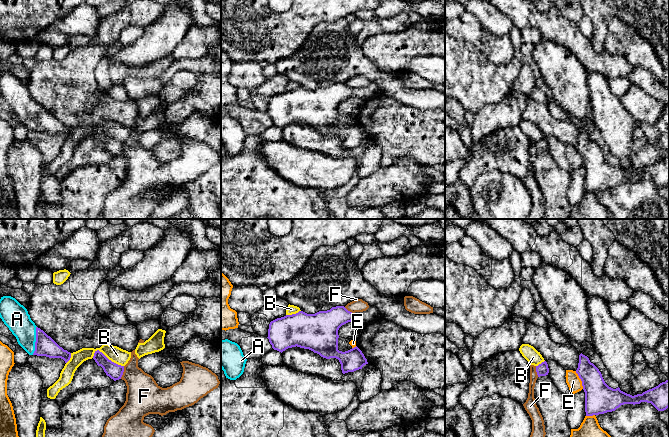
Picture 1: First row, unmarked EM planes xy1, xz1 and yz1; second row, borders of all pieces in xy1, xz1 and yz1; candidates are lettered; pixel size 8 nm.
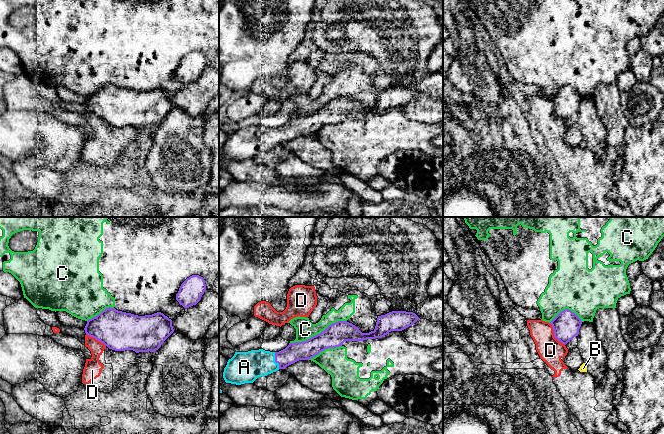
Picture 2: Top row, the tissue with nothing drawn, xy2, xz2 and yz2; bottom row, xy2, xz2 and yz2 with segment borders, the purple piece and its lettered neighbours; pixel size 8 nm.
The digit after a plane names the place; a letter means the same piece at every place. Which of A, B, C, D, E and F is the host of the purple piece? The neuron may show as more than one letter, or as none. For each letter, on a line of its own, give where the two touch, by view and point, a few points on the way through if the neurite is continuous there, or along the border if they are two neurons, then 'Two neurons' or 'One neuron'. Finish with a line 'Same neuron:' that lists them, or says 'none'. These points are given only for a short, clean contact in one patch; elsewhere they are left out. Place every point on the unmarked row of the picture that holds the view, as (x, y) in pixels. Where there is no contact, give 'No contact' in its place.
A: Touches purple at xy1 (36, 116). One neuron
B: Touches purple at xy1 (107, 134). Two neurons
C: Touches purple at xz2 (318, 110). Two neurons
D: Touches purple at yz2 (554, 111). Boundary: yz2 (549, 99), (553, 105), (553, 111), (564, 120). Two neurons
E: Touches purple at yz1 (581, 156). Two neurons
F: Touches purple at xy1 (123, 147). Boundary: xy1 (124, 142), (124, 147), (120, 154). Two neurons
Same neuron: A

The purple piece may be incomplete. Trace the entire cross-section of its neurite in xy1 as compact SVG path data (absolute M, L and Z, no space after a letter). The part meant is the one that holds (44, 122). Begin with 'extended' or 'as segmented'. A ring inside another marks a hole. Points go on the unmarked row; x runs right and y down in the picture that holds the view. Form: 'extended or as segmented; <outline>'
extended; M11 72L0 75L0 94L16 113L18 120L29 130L61 134L67 139L71 129L60 123L31 96L27 85Z

